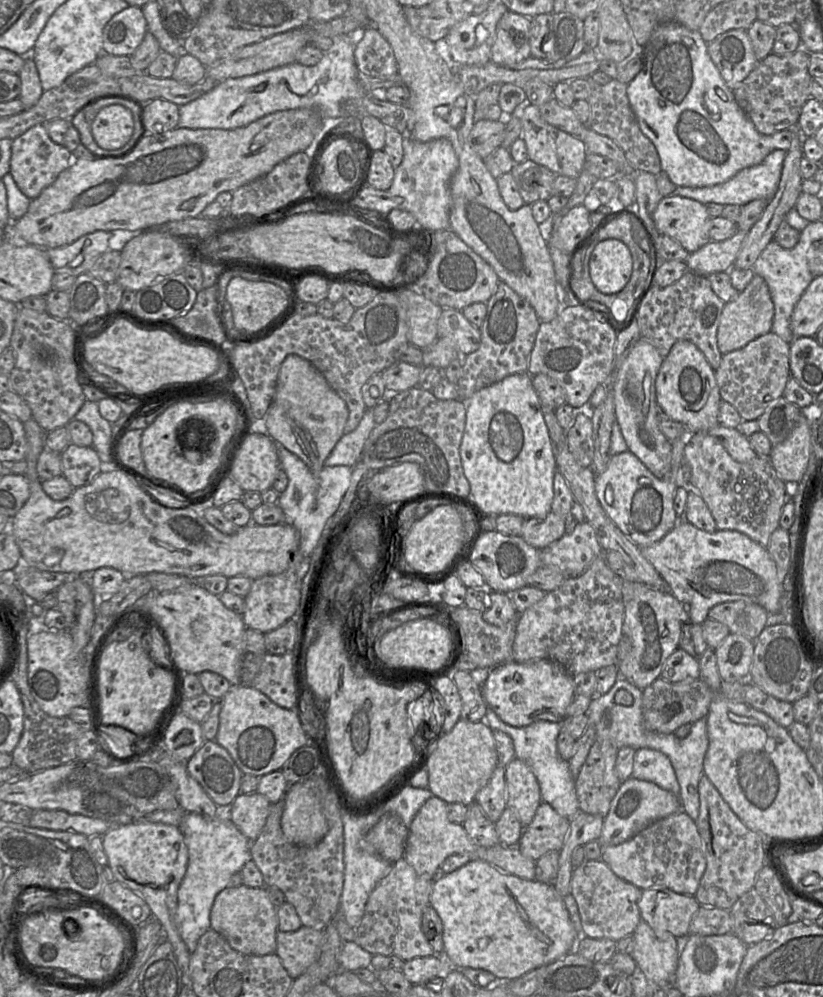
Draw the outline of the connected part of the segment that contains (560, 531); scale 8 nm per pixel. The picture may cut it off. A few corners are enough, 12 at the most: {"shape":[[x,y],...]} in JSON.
{"shape":[[552,511],[527,518],[520,536],[541,550],[568,531],[568,519]]}

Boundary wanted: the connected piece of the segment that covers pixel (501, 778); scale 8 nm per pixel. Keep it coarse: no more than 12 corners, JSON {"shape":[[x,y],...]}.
{"shape":[[498,764],[478,791],[478,803],[496,823],[507,807],[506,767]]}

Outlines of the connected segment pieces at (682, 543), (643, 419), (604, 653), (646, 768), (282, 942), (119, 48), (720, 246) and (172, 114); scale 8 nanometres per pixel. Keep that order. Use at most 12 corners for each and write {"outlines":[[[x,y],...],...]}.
{"outlines":[[[680,520],[641,552],[702,624],[712,607],[779,611],[766,547]],[[641,338],[615,372],[628,450],[658,478],[672,443],[659,425],[664,360]],[[602,552],[518,614],[512,660],[617,664],[623,577]],[[636,750],[632,777],[680,795],[668,756]],[[323,930],[278,931],[276,954],[294,980],[321,954]],[[128,6],[103,30],[103,53],[130,57],[142,43],[142,8]],[[748,231],[709,241],[689,253],[688,270],[702,276],[728,272]],[[164,99],[146,103],[149,135],[178,128],[179,106]]]}

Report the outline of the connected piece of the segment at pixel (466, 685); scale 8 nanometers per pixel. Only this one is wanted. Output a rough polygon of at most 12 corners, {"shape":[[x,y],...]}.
{"shape":[[470,672],[451,676],[462,699],[461,719],[485,721],[487,704]]}

